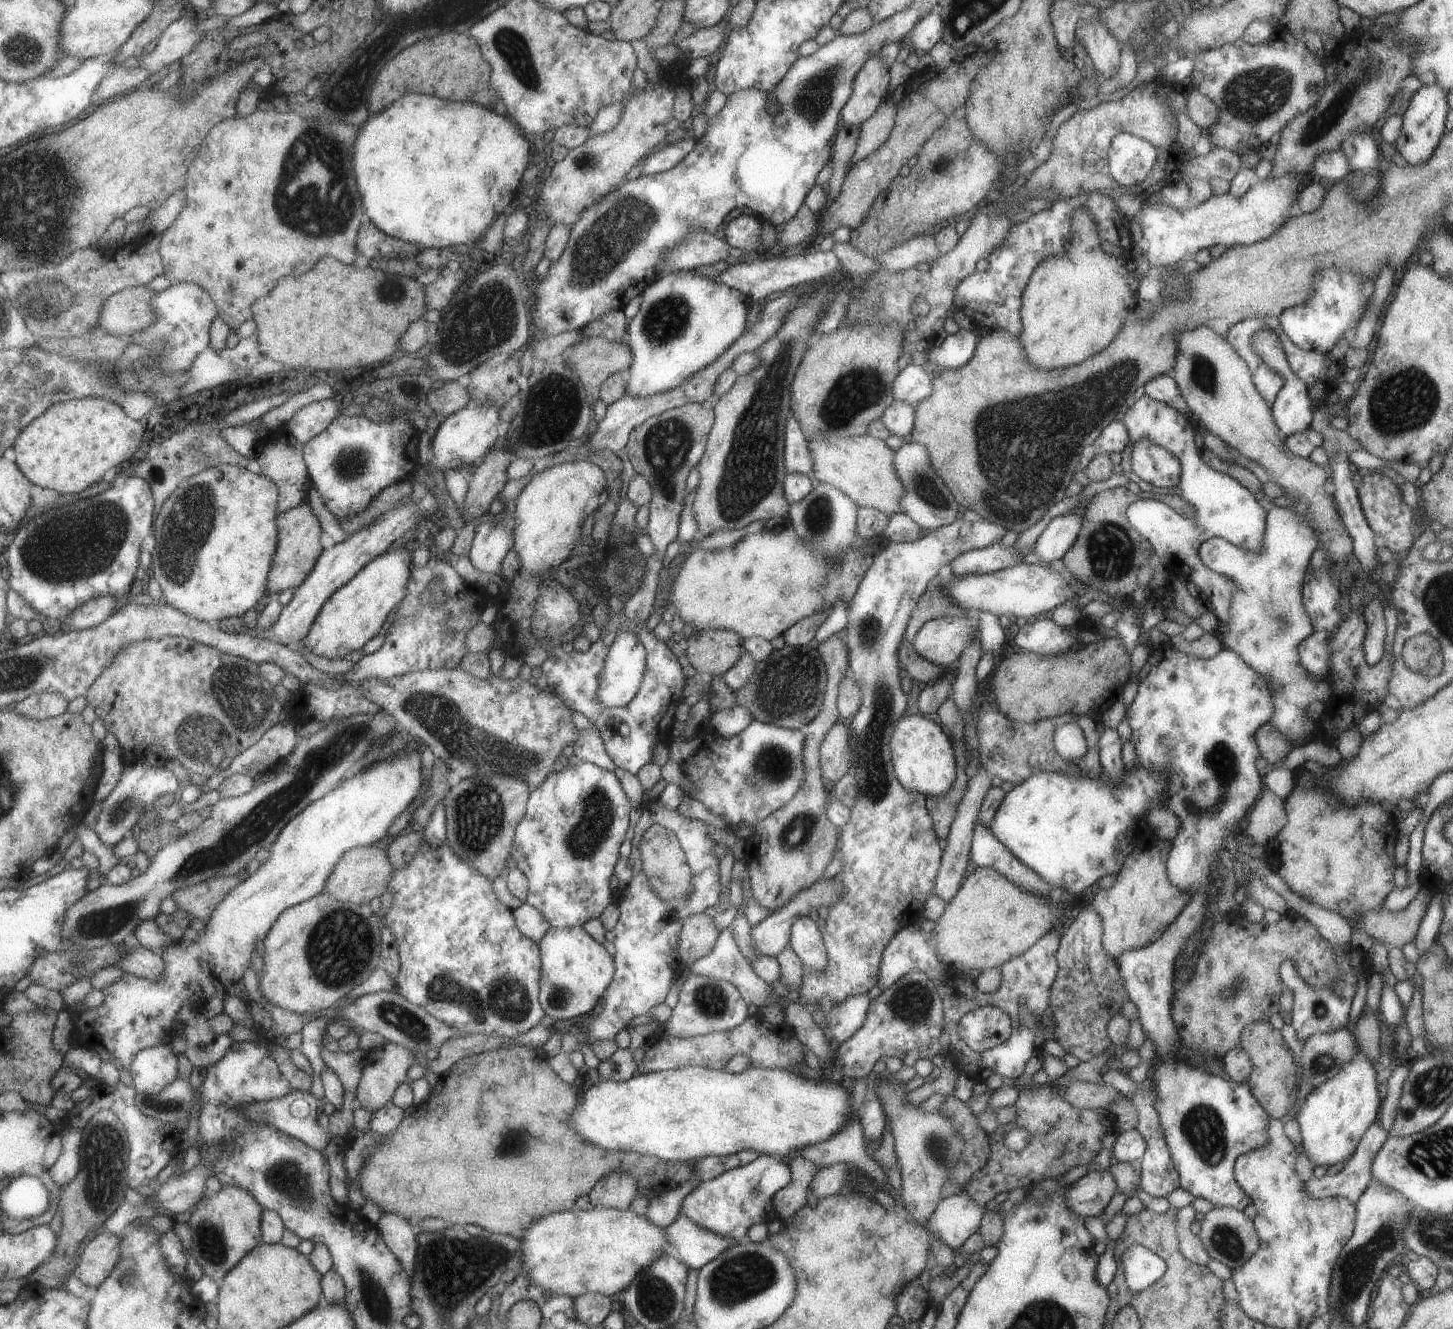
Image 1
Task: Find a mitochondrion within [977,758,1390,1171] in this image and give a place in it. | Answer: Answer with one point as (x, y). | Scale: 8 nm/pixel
(1233, 991)

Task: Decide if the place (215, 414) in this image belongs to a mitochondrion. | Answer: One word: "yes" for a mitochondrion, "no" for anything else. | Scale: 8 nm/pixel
no

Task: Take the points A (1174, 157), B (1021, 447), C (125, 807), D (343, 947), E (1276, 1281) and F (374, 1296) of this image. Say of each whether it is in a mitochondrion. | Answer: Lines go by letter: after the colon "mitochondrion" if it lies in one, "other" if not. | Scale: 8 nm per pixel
A: other
B: mitochondrion
C: mitochondrion
D: mitochondrion
E: other
F: mitochondrion

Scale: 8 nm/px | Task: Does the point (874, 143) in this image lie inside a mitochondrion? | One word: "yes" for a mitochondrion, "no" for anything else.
no

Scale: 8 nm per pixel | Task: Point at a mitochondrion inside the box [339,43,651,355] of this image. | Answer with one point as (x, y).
(590, 162)

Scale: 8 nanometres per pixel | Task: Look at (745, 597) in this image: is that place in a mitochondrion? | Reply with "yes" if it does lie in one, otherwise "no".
no

